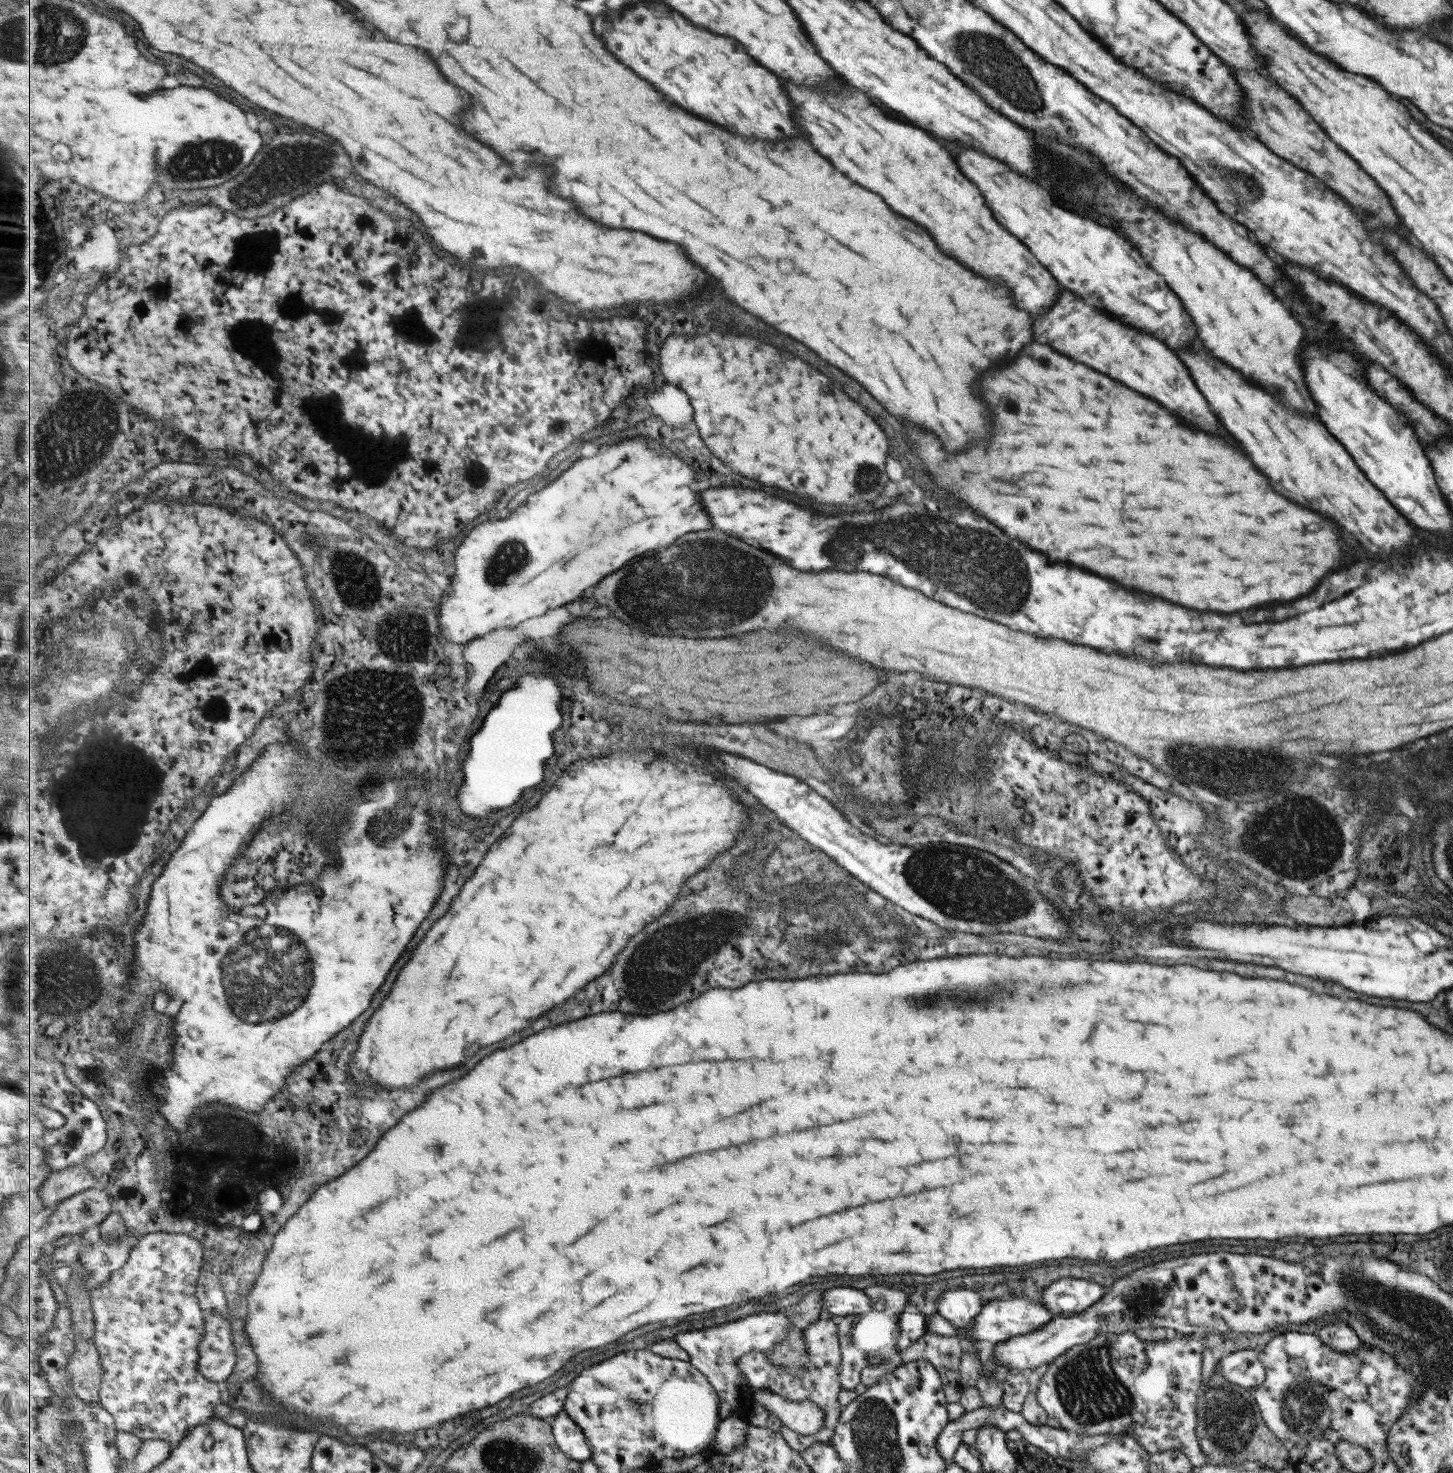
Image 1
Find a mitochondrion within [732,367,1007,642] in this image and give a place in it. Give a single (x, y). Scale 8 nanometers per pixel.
(866, 481)

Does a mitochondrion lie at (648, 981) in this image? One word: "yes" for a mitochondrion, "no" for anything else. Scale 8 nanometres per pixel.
yes

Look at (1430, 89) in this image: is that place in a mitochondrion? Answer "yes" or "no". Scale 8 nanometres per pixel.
no

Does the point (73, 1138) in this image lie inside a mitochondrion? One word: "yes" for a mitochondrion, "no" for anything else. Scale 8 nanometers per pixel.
no

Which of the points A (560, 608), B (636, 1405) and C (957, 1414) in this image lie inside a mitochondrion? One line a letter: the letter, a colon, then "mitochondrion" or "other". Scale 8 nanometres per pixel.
A: other
B: mitochondrion
C: other

